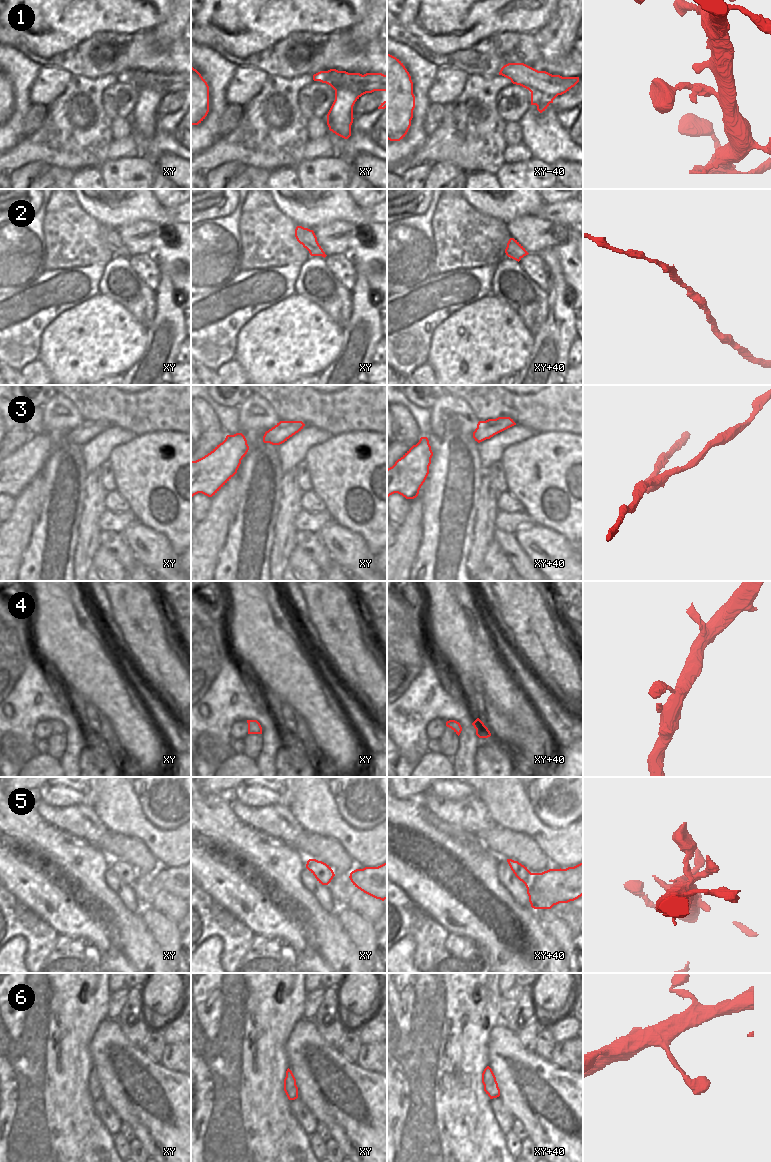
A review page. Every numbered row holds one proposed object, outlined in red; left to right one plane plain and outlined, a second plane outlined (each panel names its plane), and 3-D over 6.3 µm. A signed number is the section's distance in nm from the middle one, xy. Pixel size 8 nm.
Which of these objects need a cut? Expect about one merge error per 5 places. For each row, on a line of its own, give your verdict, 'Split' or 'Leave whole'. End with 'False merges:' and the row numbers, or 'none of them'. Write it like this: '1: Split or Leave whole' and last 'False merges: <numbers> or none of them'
1: Leave whole
2: Leave whole
3: Leave whole
4: Leave whole
5: Leave whole
6: Leave whole
False merges: none of them.

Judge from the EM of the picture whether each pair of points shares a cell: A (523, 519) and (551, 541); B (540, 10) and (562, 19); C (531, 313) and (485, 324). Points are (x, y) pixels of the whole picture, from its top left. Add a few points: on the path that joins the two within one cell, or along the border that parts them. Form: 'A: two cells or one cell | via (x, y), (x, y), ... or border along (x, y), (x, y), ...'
A: two cells | border along (536, 524), (524, 524), (514, 532)
B: two cells | border along (554, 10), (550, 19), (535, 32)
C: two cells | border along (502, 301), (520, 317), (523, 324), (534, 335)

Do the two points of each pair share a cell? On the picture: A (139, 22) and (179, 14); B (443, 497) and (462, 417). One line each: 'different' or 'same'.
A: different
B: same

